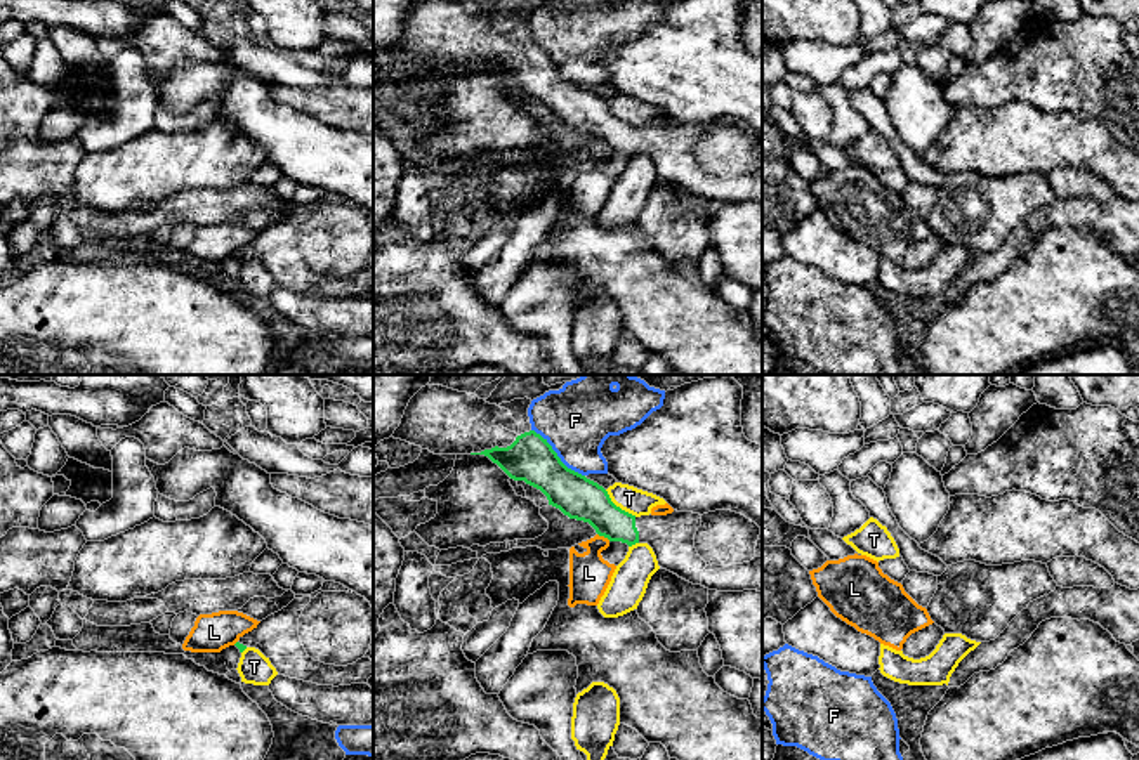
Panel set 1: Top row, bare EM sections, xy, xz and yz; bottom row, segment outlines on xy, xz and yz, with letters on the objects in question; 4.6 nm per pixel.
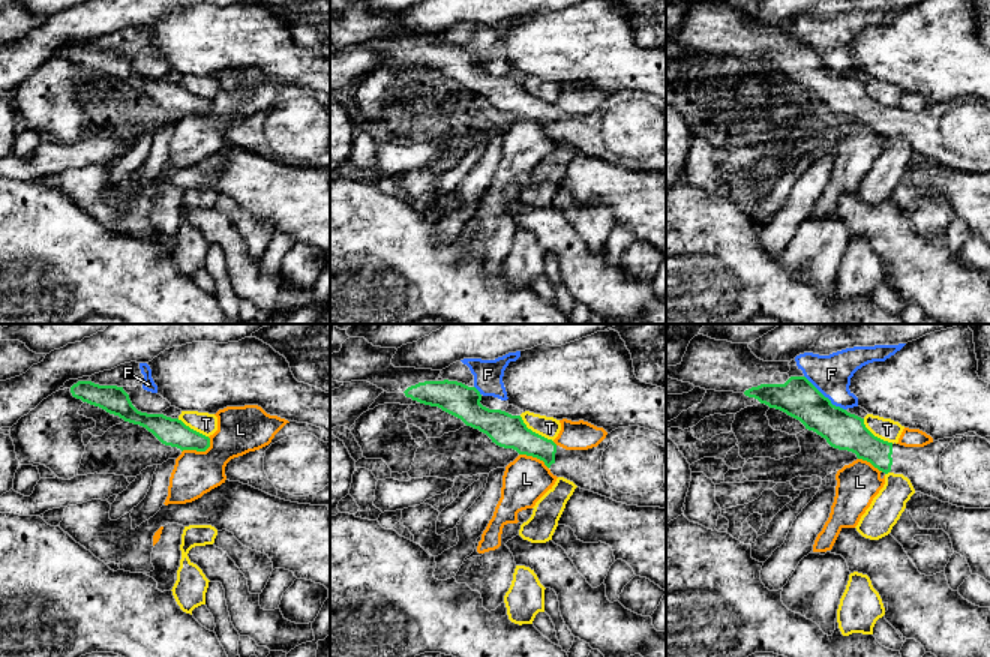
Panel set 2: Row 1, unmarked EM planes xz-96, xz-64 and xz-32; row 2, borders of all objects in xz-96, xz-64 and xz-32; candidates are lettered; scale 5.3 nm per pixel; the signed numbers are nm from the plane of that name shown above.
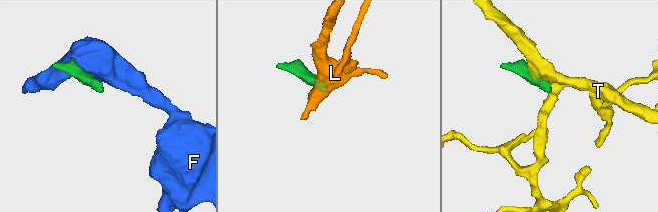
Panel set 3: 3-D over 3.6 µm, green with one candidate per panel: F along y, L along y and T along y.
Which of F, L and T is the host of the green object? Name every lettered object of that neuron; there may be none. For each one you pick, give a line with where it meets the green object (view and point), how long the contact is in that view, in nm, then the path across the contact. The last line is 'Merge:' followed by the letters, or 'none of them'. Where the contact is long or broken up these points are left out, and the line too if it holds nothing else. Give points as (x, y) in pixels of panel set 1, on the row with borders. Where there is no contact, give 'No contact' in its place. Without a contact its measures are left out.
Merge: none of them

